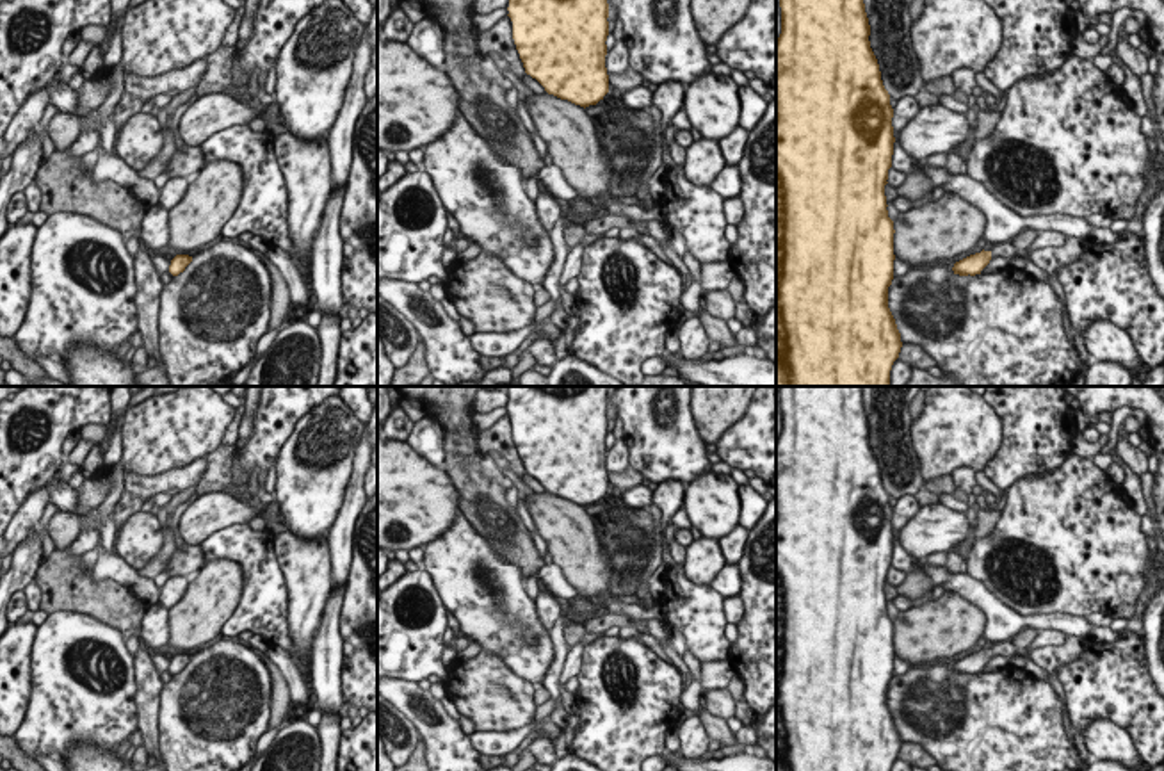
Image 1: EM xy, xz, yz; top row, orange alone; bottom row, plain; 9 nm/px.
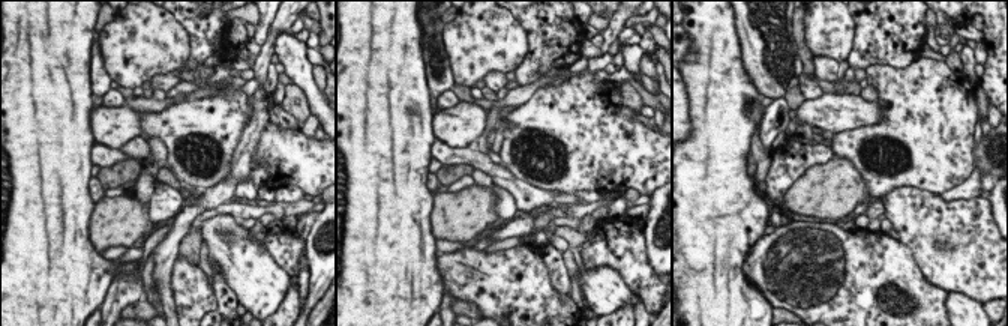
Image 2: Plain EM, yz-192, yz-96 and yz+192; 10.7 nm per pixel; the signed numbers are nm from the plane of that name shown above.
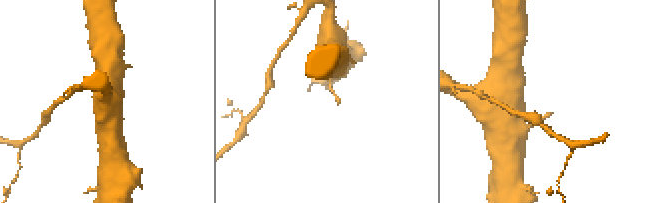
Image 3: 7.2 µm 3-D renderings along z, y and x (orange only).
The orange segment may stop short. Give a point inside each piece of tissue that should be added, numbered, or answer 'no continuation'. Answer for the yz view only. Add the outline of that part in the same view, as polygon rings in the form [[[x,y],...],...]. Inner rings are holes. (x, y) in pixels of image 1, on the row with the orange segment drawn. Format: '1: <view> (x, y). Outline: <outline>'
1: yz (1006, 250). Outline: [[[1000,242],[995,246],[988,246],[984,251],[991,253],[991,258],[995,256],[1006,256],[1006,258],[1014,258],[1016,256],[1016,249],[1013,242]]]

